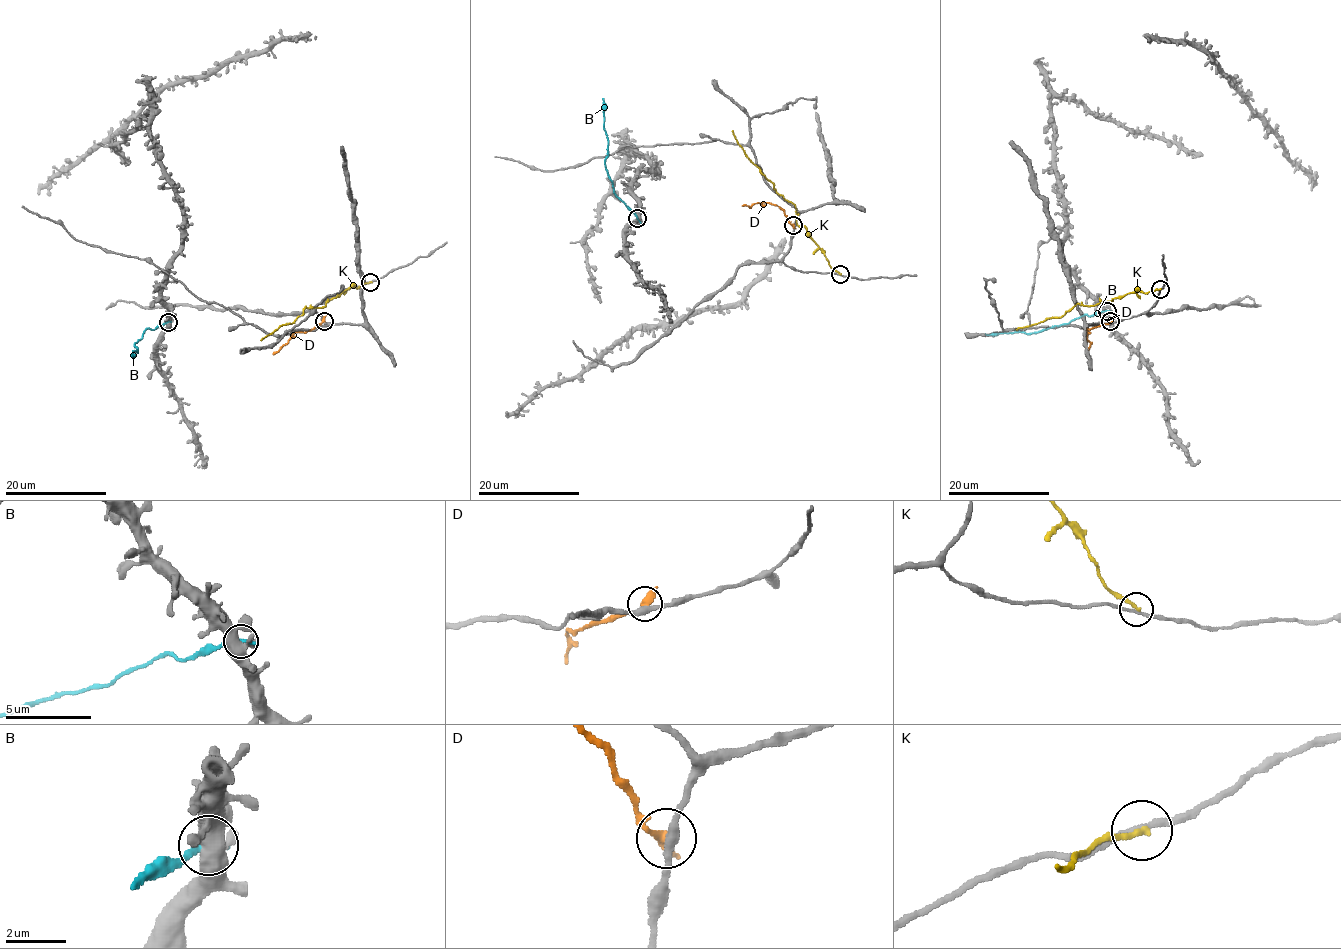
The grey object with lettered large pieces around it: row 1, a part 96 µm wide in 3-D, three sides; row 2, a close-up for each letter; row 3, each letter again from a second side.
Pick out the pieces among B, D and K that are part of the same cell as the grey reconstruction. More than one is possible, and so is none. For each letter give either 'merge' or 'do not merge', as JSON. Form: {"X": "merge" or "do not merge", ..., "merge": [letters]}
{"B": "do not merge", "D": "do not merge", "K": "do not merge", "merge": []}

